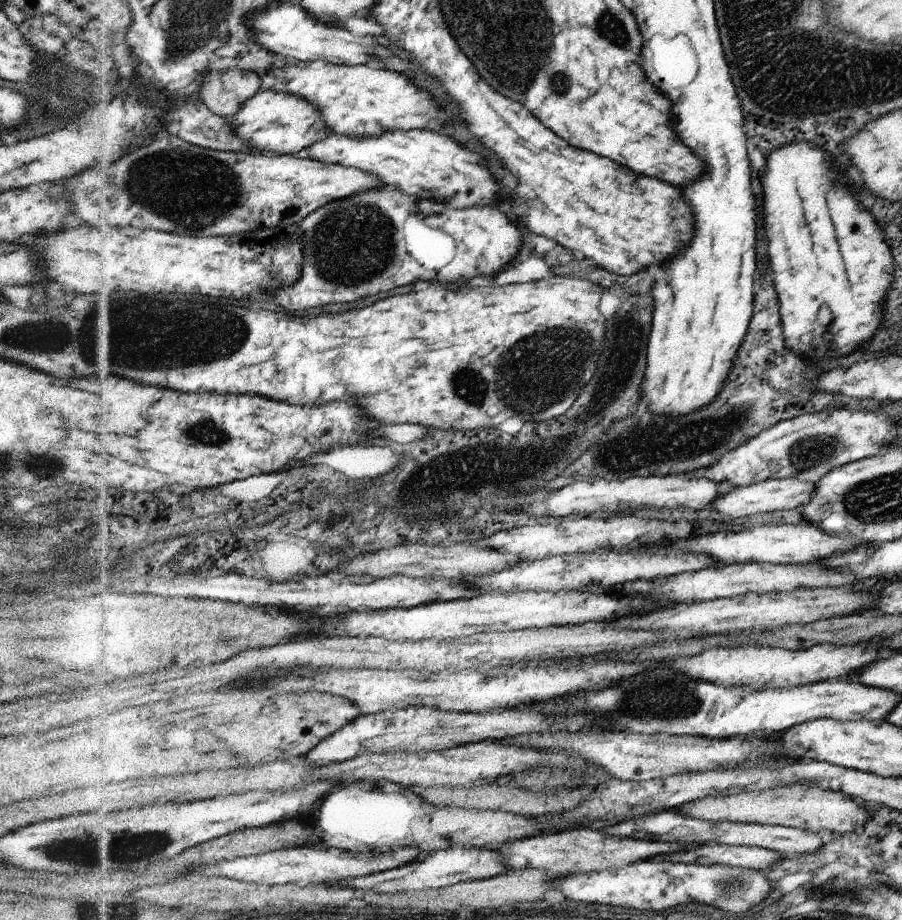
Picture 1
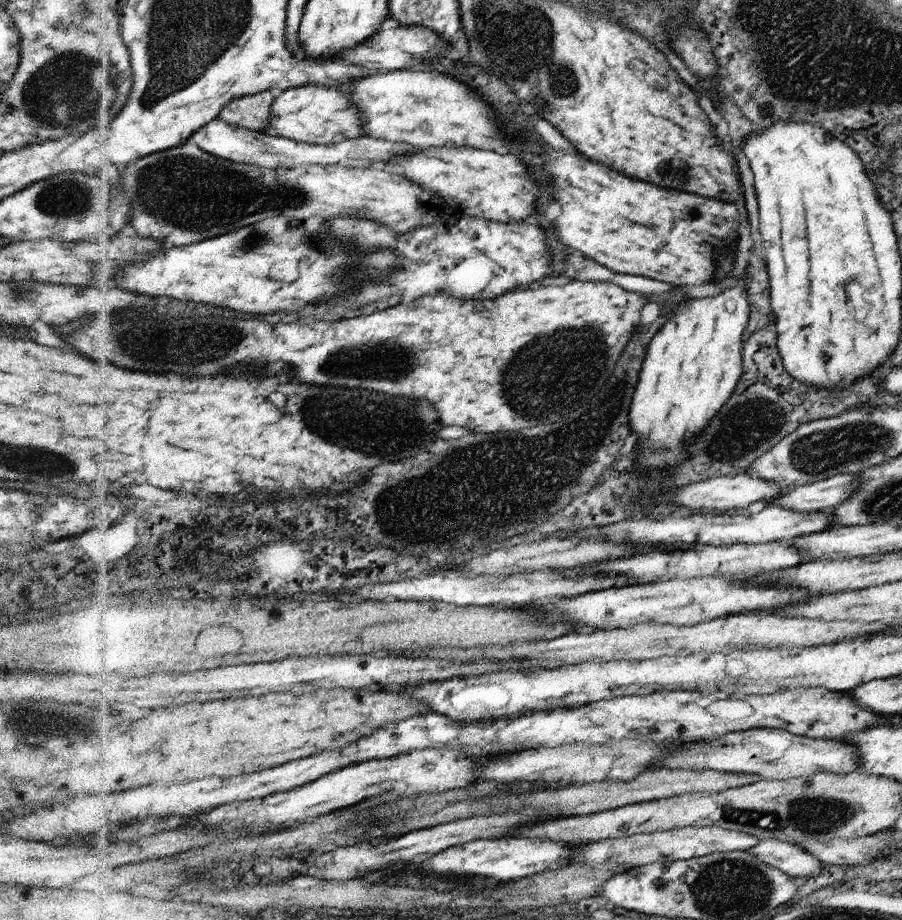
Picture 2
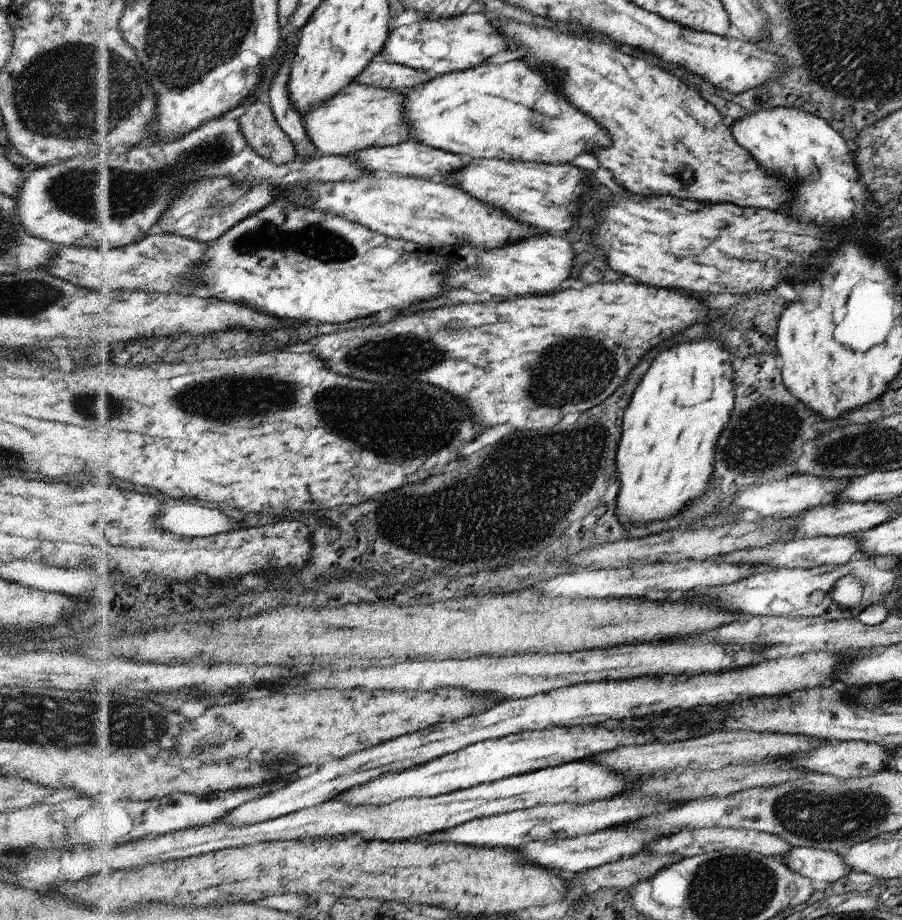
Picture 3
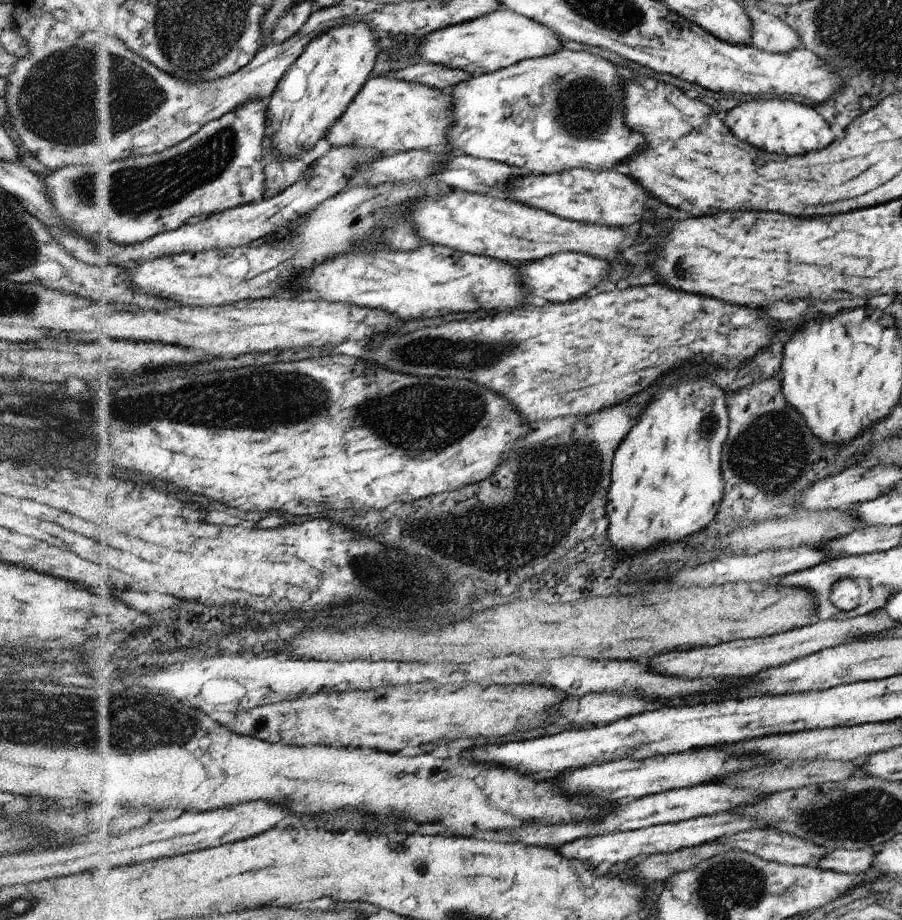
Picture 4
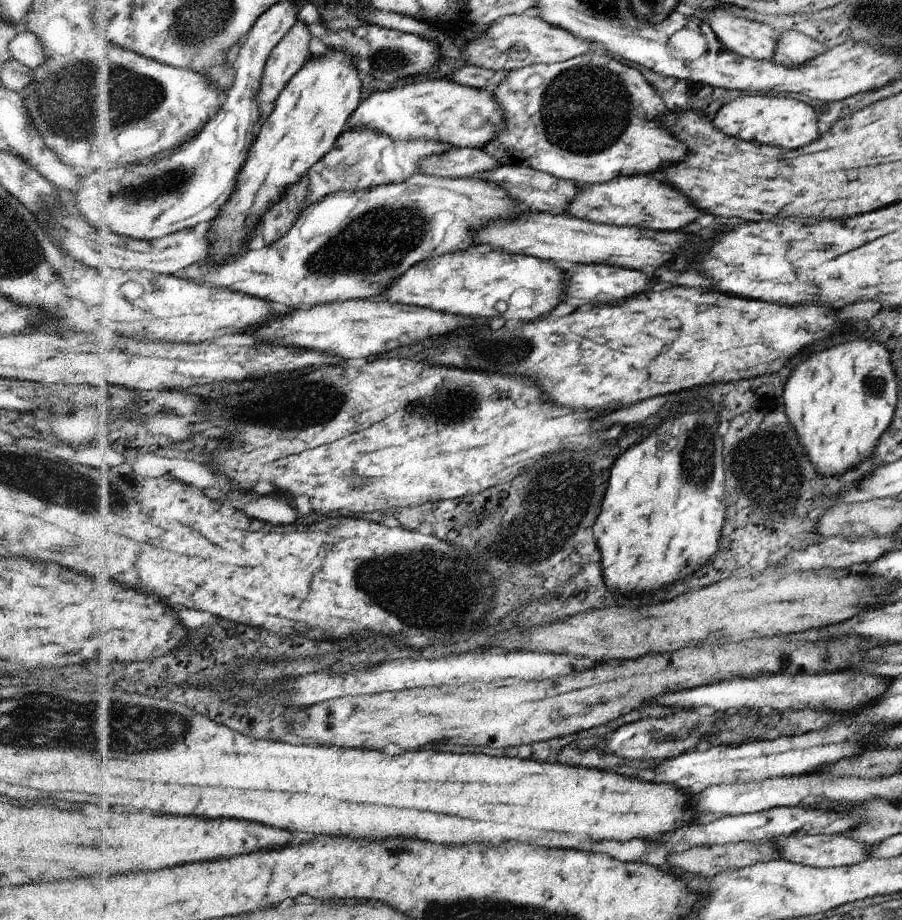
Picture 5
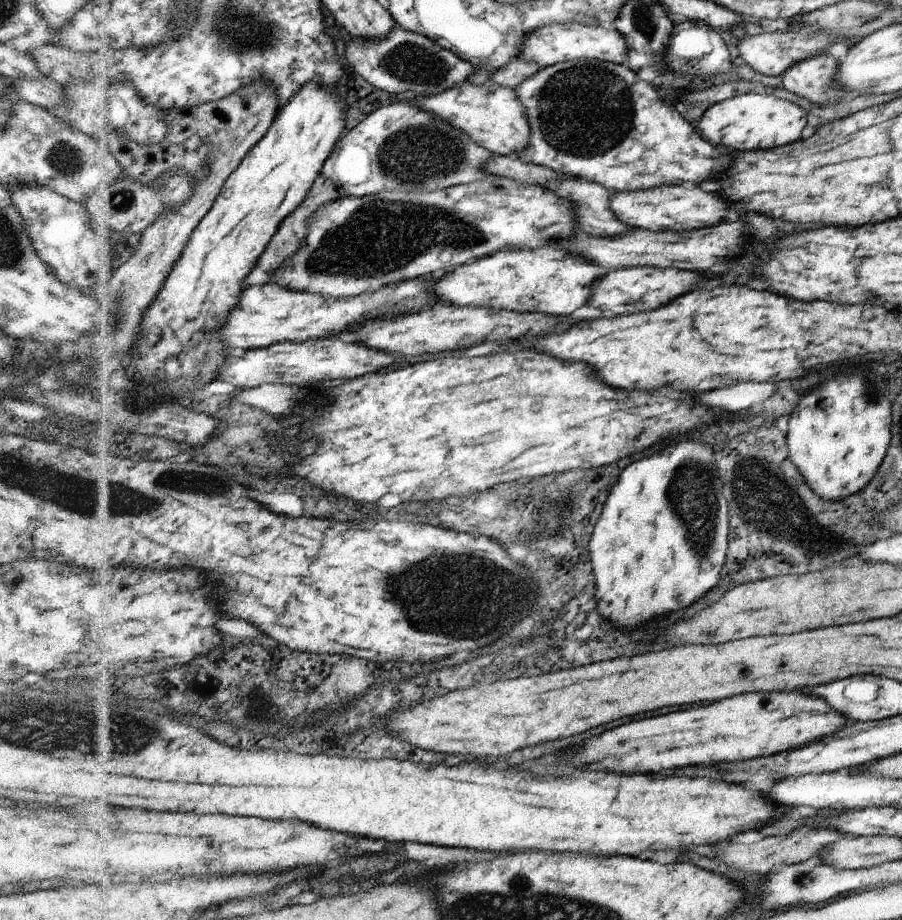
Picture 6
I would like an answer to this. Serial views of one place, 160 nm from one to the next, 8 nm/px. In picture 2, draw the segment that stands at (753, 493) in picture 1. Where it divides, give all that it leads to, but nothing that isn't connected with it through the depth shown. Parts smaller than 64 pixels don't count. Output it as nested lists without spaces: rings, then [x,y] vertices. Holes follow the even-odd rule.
[[[844,473],[820,482],[793,486],[791,492],[781,494],[769,505],[801,513],[835,510],[837,504],[841,504],[857,488],[857,478],[859,476]]]

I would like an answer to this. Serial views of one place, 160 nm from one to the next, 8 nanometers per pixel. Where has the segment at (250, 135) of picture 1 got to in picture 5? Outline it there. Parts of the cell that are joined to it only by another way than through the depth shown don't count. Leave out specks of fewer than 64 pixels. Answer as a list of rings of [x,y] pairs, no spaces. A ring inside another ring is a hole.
[[[451,80],[415,81],[401,87],[371,92],[353,112],[349,130],[371,128],[393,140],[435,140],[452,147],[483,149],[505,130],[503,110],[485,89],[469,88]]]

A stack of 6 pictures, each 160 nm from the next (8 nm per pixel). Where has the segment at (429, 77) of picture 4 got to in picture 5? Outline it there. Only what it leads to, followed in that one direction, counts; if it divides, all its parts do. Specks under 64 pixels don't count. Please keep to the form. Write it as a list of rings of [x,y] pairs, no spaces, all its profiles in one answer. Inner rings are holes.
[[[464,65],[460,69],[453,68],[444,79],[451,80],[451,82],[461,86],[468,86],[469,88],[477,88],[479,90],[485,89],[490,92],[507,76],[507,72],[507,70],[493,71]]]

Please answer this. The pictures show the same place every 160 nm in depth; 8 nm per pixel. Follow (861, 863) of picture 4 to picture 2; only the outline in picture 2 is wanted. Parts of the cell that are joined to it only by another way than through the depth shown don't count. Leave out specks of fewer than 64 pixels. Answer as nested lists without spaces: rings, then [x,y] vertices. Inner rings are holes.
[[[776,839],[760,840],[747,852],[751,856],[757,857],[757,860],[763,864],[774,866],[781,872],[795,878],[817,876],[825,868],[815,856],[811,856],[809,852],[795,846],[795,843]]]

